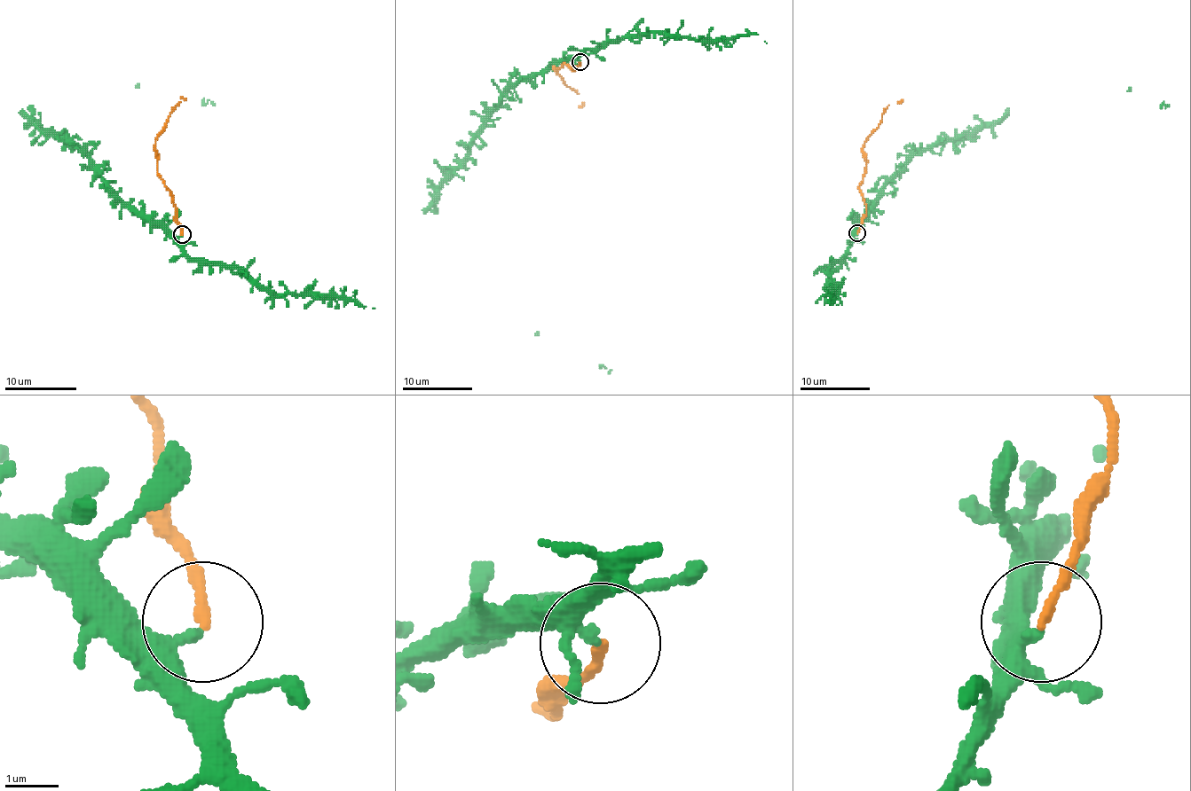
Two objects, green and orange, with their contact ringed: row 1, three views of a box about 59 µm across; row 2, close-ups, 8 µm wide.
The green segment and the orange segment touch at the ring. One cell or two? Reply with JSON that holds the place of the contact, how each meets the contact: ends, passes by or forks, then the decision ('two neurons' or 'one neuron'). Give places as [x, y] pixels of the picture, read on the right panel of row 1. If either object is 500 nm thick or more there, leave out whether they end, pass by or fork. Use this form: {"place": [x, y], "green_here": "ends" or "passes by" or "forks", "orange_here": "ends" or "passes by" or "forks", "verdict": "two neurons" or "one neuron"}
{"place": [857, 233], "green_here": "ends", "orange_here": "ends", "verdict": "two neurons"}

